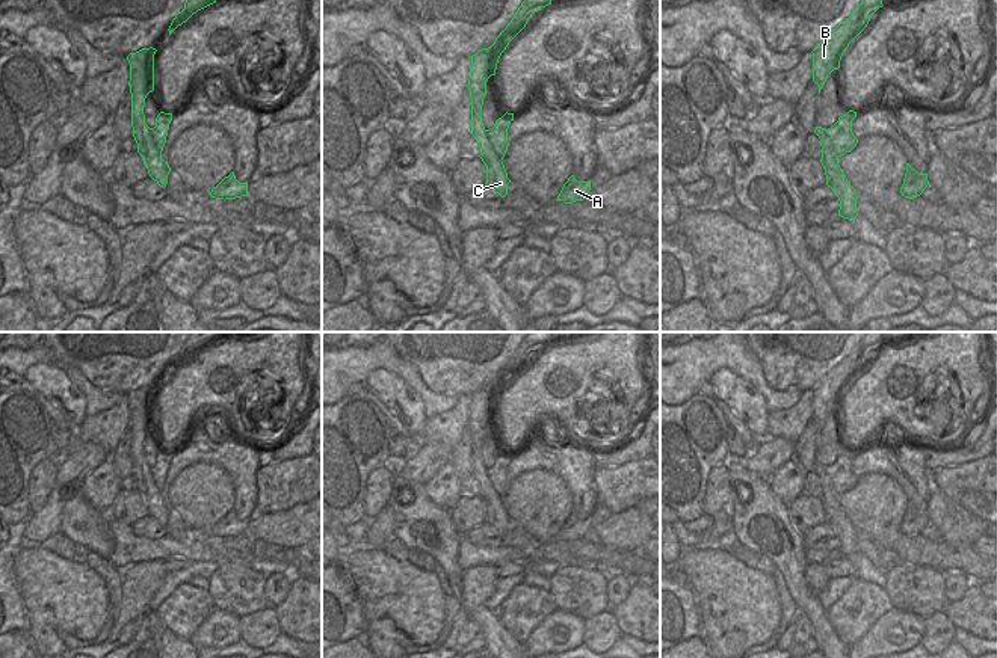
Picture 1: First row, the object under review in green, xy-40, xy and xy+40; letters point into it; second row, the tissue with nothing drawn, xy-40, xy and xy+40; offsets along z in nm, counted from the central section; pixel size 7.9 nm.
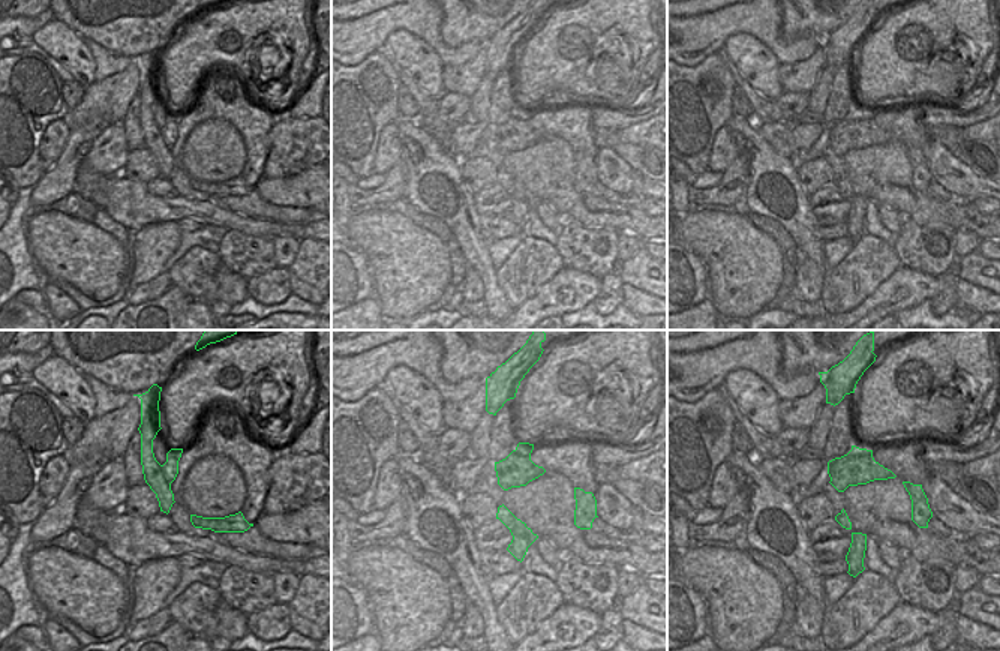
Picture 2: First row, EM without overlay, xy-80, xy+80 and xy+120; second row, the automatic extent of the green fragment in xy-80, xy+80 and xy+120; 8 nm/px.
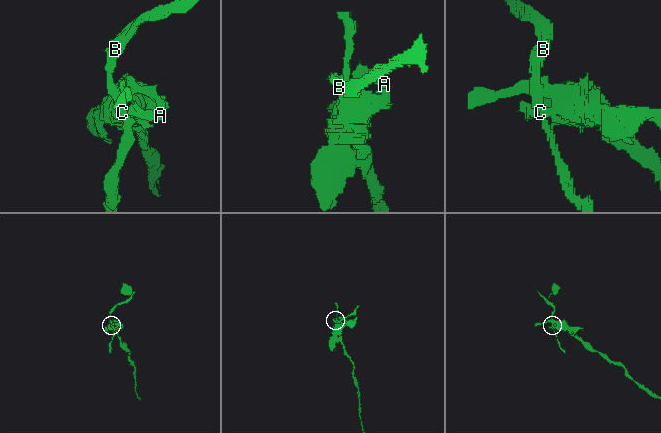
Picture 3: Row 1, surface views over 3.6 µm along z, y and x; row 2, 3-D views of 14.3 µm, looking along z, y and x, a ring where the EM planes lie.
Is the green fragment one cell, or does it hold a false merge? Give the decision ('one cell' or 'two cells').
two cells

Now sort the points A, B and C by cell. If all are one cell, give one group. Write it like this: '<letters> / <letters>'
A / B C

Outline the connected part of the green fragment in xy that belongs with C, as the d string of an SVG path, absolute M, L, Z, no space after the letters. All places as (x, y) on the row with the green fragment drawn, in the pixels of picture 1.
M524 0L515 12L511 23L495 38L488 48L479 50L471 57L468 91L471 98L471 134L480 146L480 158L486 166L486 183L502 198L508 195L508 172L503 158L494 151L492 142L488 139L488 130L482 122L482 106L486 95L486 81L495 75L497 63L509 42L526 27L529 18L551 5L551 0Z

